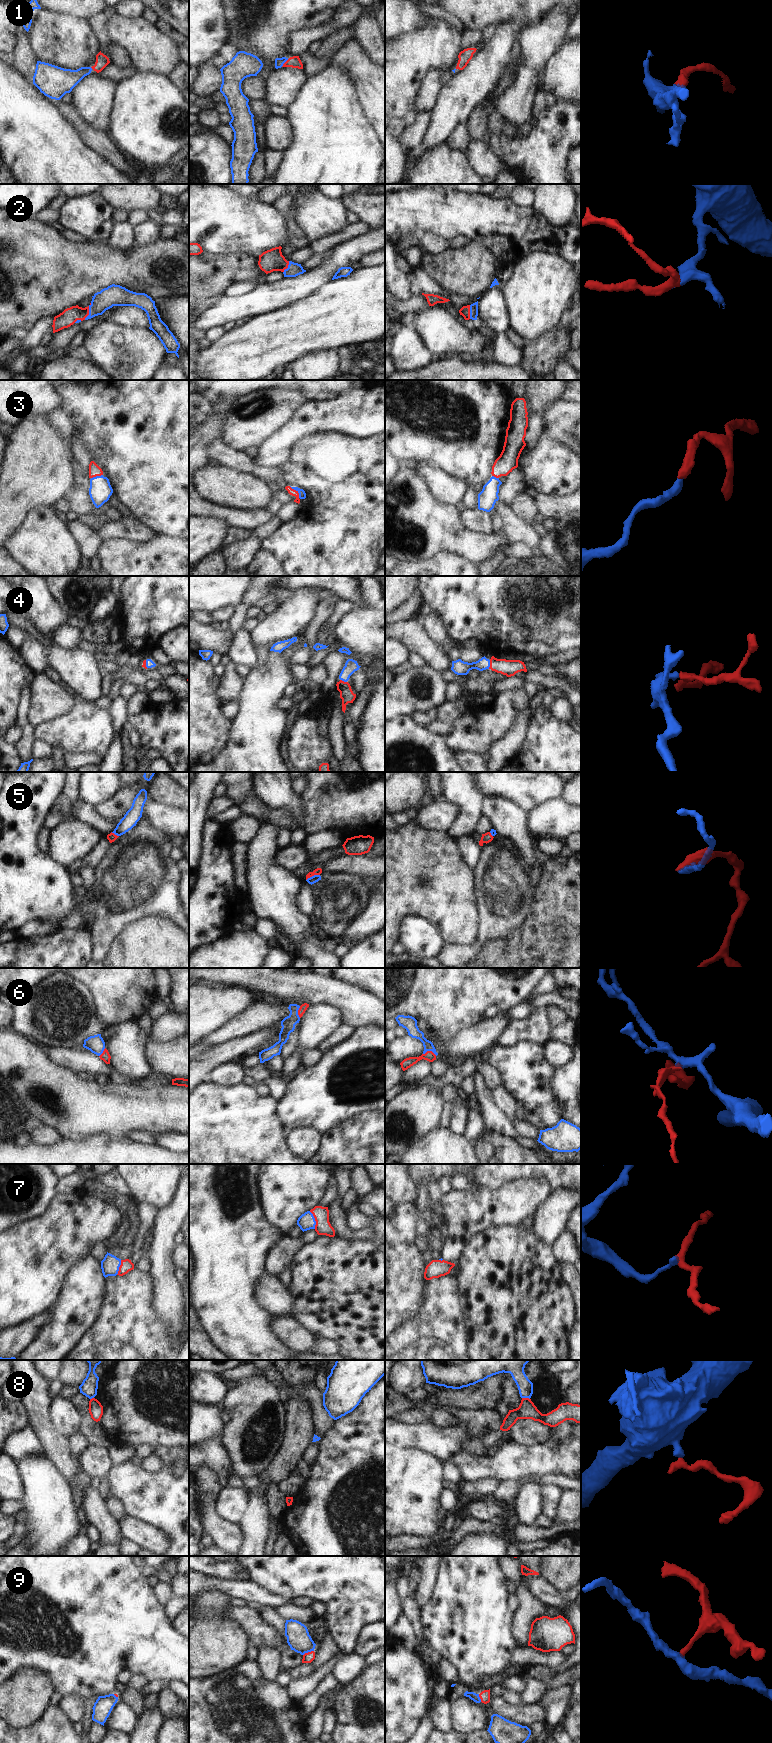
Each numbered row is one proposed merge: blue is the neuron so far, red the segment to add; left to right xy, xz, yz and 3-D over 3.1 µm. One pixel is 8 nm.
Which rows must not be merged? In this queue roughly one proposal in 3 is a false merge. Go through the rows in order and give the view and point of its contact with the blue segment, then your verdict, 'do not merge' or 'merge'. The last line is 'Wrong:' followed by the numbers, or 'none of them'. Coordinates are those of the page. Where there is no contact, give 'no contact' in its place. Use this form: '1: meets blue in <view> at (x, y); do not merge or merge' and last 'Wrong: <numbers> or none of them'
1: meets blue in xz at (284, 62); merge
2: meets blue in xy at (89, 311); merge
3: meets blue in xz at (296, 490); merge
4: meets blue in yz at (489, 664); merge
5: meets blue in xz at (312, 876); do not merge
6: meets blue in yz at (430, 1050); merge
7: meets blue in xz at (314, 1220); merge
8: meets blue in yz at (526, 1397); do not merge
9: meets blue in xz at (308, 1651); do not merge
Wrong: 5, 8, 9

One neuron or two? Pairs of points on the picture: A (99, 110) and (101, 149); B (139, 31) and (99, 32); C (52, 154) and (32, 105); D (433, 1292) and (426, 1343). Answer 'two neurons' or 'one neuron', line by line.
A: two neurons
B: two neurons
C: one neuron
D: one neuron

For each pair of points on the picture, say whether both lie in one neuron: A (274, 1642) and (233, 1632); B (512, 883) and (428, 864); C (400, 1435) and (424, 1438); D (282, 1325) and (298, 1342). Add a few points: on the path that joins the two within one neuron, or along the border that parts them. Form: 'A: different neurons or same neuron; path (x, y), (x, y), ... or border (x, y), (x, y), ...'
A: different neurons; border (229, 1619), (236, 1622), (246, 1635)
B: different neurons; border (472, 870), (473, 893), (476, 897)
C: same neuron; path (406, 1436), (410, 1436), (418, 1442)
D: same neuron; path (286, 1329), (295, 1338)

